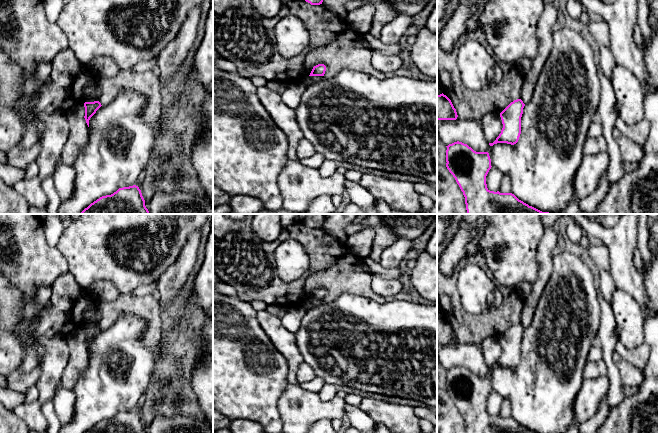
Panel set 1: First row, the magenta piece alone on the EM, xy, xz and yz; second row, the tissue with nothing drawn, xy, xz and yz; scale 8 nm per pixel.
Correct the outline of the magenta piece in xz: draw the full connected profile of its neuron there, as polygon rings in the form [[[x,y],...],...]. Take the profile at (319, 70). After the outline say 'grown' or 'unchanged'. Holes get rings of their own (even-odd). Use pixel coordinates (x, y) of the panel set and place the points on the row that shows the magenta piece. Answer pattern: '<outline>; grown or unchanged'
[[[318,64],[313,67],[309,76],[324,76],[326,71],[326,66],[324,64]]]; unchanged

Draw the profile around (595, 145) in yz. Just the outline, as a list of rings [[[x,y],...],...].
[[[604,137],[587,138],[583,145],[583,154],[591,155],[606,151],[606,141]]]

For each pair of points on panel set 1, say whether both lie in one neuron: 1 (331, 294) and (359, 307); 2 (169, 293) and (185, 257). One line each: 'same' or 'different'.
1: different
2: same

